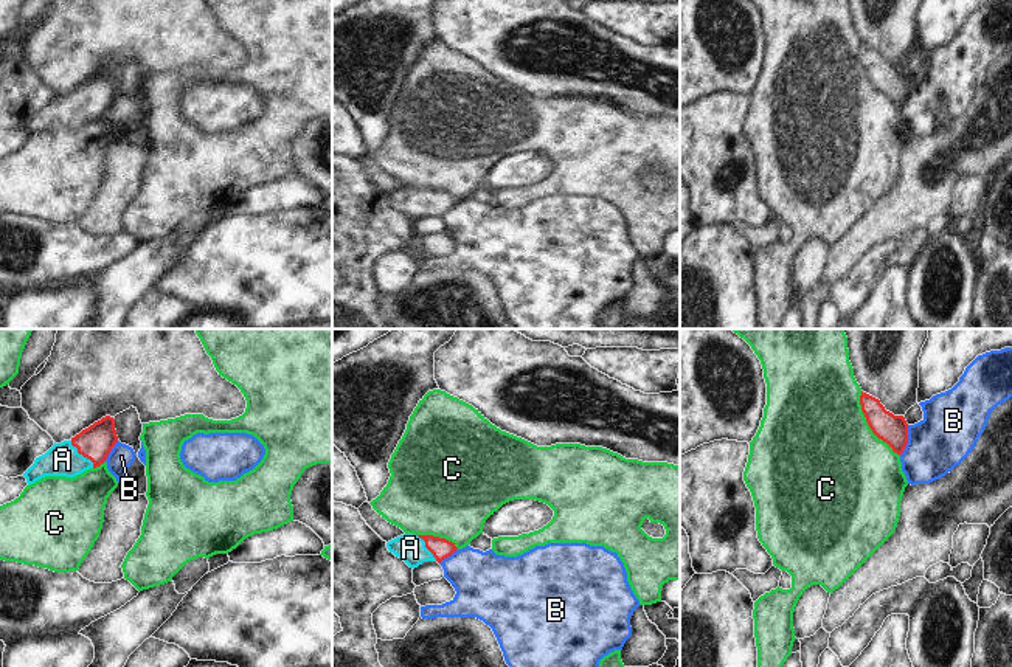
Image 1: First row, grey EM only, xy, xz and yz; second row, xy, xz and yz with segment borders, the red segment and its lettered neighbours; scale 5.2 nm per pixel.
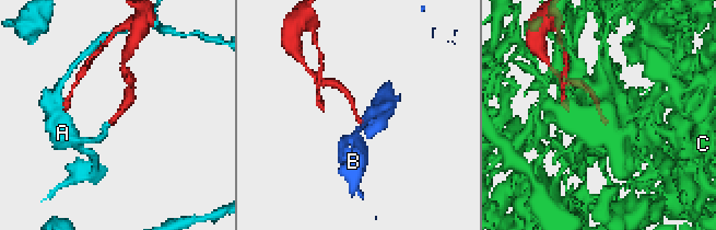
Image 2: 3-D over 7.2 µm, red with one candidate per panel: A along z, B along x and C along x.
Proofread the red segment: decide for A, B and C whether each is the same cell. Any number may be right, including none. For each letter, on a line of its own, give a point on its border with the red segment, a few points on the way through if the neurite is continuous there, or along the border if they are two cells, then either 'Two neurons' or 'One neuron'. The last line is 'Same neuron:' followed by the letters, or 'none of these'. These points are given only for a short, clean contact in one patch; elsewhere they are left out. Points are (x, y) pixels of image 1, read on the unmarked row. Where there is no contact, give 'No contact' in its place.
A: Touches red at xy (83, 107). Path across: xy (95, 95), (83, 107), (62, 112). One neuron
B: Touches red at yz (907, 93). Boundary: yz (908, 78), (908, 95), (899, 107). Two neurons
C: Touches red at yz (868, 76). Two neurons
Same neuron: A

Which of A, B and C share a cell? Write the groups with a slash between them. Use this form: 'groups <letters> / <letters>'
groups A / B / C

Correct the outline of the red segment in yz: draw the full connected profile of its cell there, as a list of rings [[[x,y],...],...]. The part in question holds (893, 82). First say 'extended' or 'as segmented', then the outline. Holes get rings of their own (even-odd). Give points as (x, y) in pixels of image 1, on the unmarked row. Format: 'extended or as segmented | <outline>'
as segmented | [[[863,43],[860,57],[872,85],[900,109],[908,96],[908,76],[905,70],[886,64],[879,51]]]

